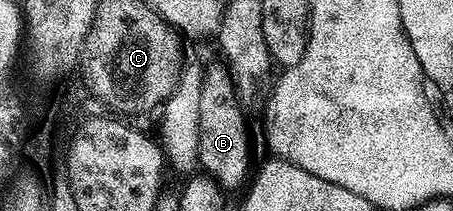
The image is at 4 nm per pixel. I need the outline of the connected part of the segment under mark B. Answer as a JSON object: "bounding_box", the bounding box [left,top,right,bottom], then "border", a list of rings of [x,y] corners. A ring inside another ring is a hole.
{"bounding_box":[197,61,249,189],"border":[[[217,61],[203,70],[199,89],[199,149],[197,162],[200,170],[222,189],[237,187],[249,169],[249,131],[245,128],[245,115],[241,112],[237,84],[224,62]]]}

